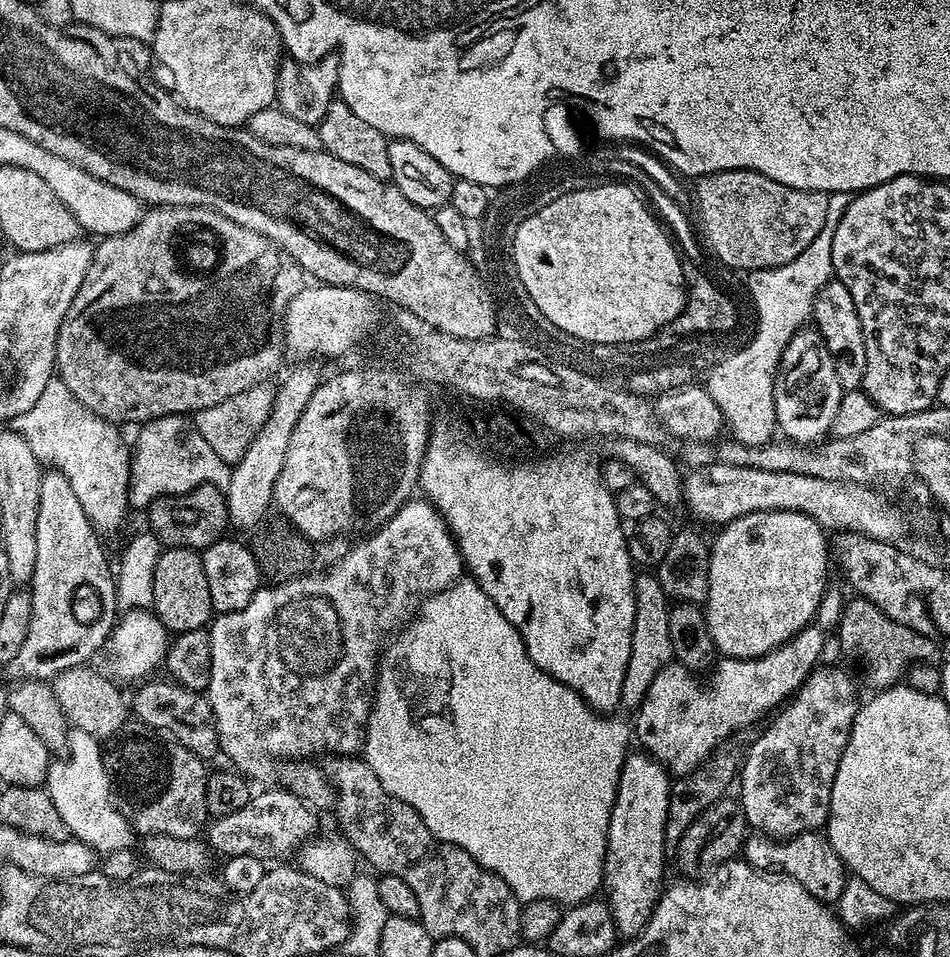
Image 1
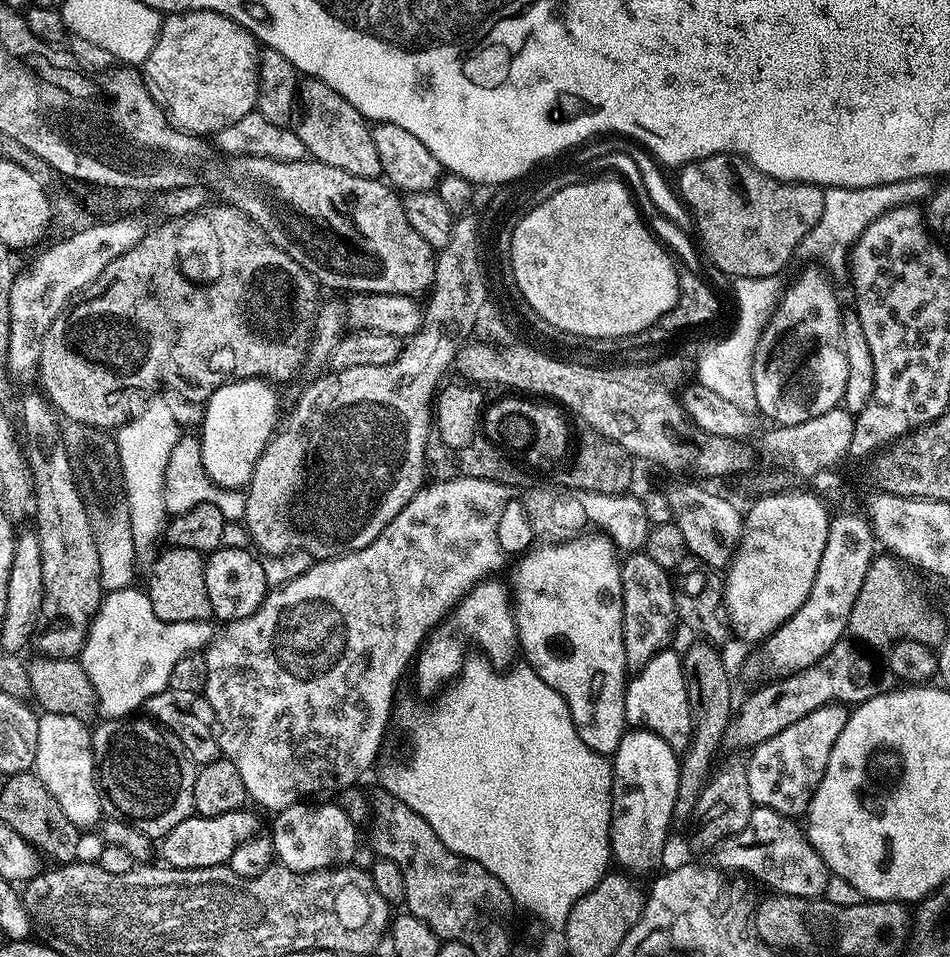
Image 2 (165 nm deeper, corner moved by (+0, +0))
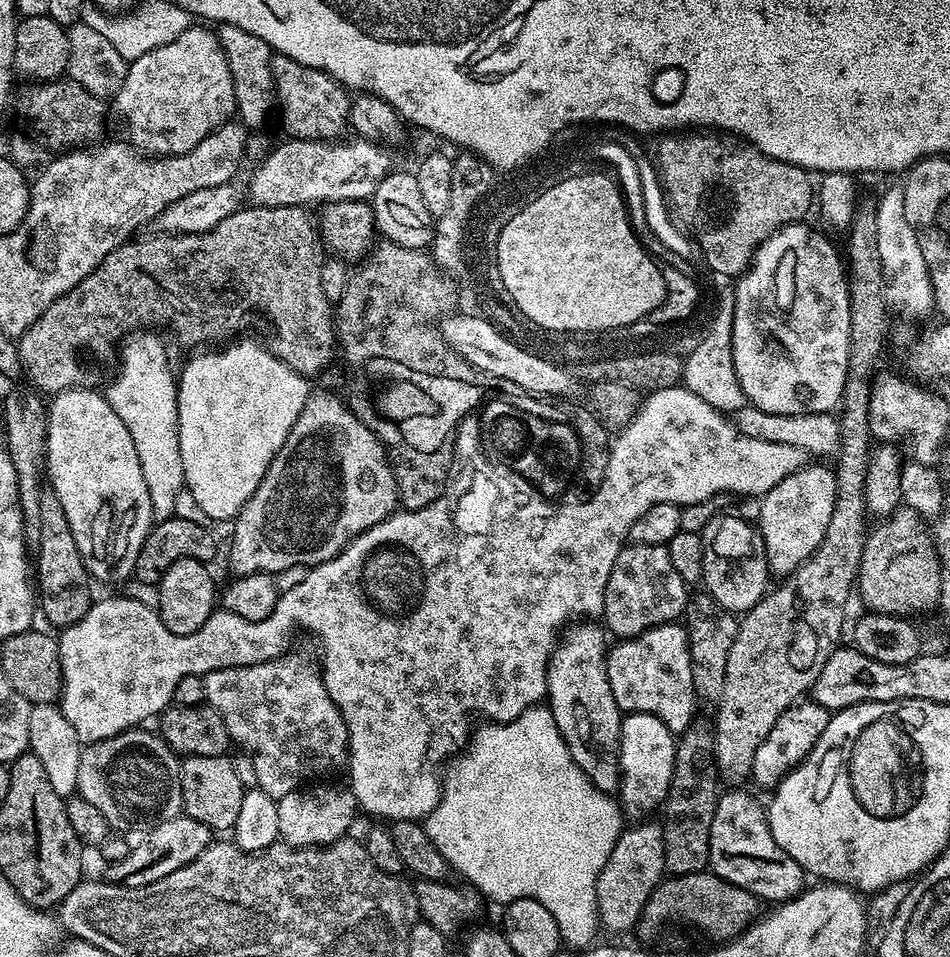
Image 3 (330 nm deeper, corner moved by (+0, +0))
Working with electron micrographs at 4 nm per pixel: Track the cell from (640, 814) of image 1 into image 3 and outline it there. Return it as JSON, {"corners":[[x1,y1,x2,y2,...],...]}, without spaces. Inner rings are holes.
{"corners":[[630,712,620,722,620,787,618,803,629,821,644,822,668,799,677,737,658,718,645,712]]}

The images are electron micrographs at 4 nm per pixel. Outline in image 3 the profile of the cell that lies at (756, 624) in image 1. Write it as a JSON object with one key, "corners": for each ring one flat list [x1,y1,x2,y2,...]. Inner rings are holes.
{"corners":[[815,462,800,468,790,478,782,478,774,490,759,501,758,527,764,537,764,549,768,570,773,577,785,578,798,570,818,550,824,540,826,526,830,526,830,514,834,514,836,474,831,467,823,468]]}

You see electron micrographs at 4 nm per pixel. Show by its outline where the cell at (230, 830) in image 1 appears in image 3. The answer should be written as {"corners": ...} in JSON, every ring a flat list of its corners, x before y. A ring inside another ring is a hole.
{"corners":[[183,814,170,818,158,826,148,829,139,837,140,840,131,845,126,854,118,862,108,864,103,879,109,884,125,884,127,888,150,886,150,882,158,882,162,878,173,875,174,870,182,870,190,862,198,858,213,843,214,833,202,822]]}

